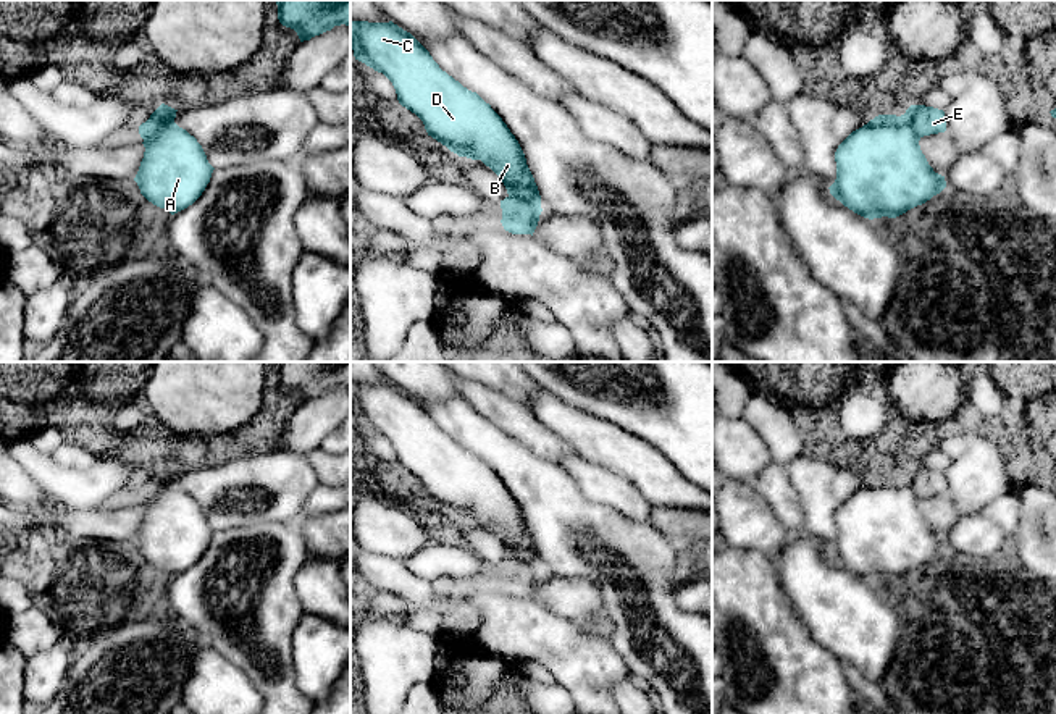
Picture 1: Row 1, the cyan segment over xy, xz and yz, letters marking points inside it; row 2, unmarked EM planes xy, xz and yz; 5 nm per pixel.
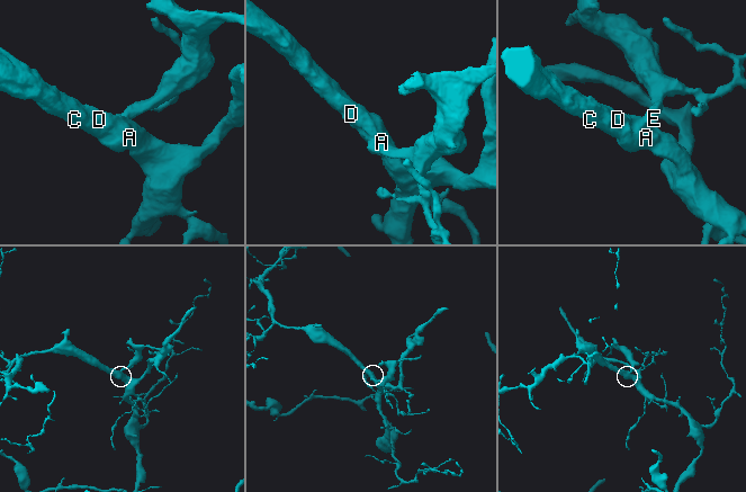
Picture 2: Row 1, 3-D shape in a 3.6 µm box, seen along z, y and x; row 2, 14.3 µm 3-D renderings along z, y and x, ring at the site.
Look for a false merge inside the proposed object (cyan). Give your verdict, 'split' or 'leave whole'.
split

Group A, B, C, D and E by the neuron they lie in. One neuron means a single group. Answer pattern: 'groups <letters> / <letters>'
groups A B C D / E

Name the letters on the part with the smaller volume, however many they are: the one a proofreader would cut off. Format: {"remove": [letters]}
{"remove": ["E"]}

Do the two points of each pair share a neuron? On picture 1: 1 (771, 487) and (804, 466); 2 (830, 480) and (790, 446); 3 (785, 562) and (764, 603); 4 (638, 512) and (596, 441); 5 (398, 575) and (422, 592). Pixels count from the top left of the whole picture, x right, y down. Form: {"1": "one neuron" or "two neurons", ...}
{"1": "two neurons", "2": "two neurons", "3": "two neurons", "4": "two neurons", "5": "one neuron"}

